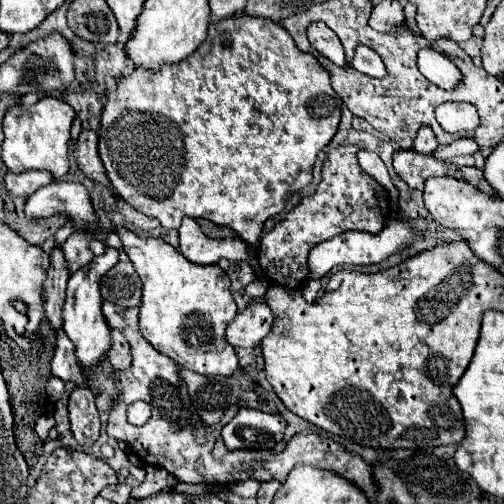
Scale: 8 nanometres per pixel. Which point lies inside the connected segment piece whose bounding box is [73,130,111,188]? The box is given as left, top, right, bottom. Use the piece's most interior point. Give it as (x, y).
(85, 149)

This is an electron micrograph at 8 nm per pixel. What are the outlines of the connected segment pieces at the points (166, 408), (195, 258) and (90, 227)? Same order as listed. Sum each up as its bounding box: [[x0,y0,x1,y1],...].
[[103,302,375,502],[179,218,263,276],[25,180,99,234]]

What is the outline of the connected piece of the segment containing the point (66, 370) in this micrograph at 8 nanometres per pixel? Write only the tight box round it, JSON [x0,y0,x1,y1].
[53,328,87,386]

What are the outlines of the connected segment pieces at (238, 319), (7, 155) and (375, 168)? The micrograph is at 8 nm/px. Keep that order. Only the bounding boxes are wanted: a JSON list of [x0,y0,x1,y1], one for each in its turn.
[[227,300,273,348],[1,98,75,178],[357,150,397,206]]

